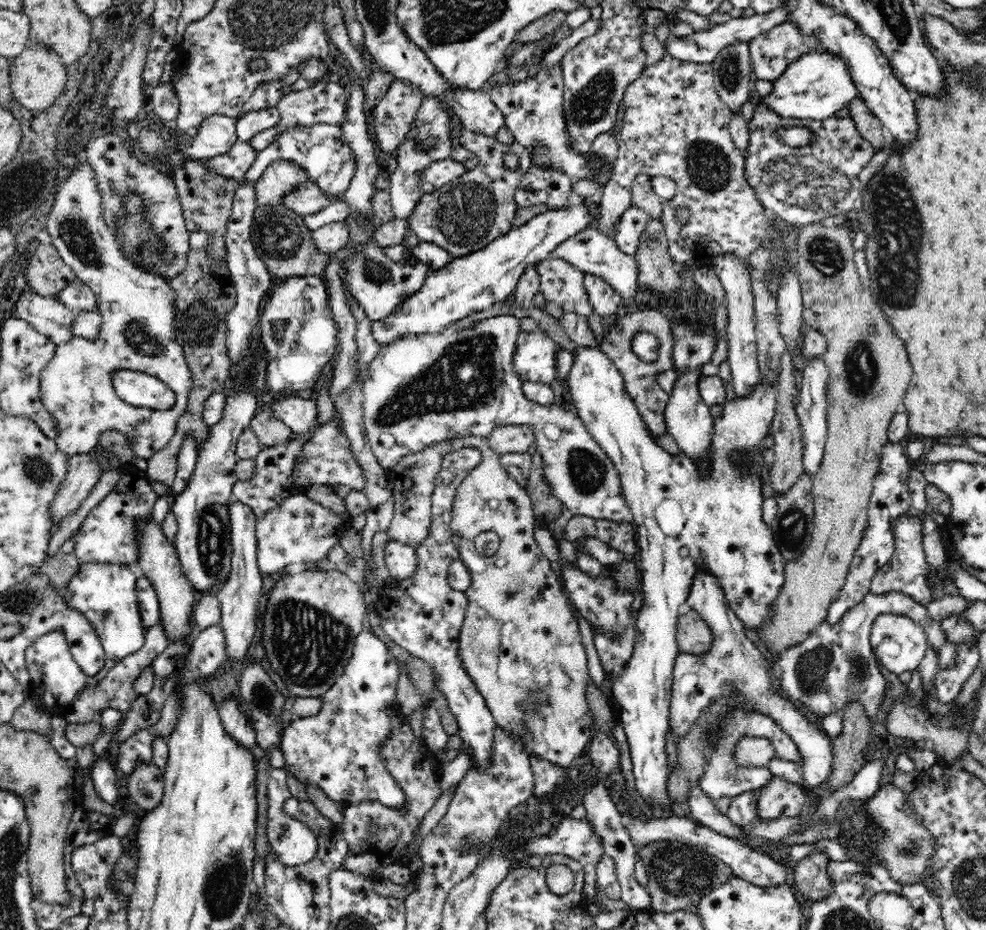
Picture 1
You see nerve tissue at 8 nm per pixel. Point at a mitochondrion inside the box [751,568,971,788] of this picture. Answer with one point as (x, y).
(812, 670)

